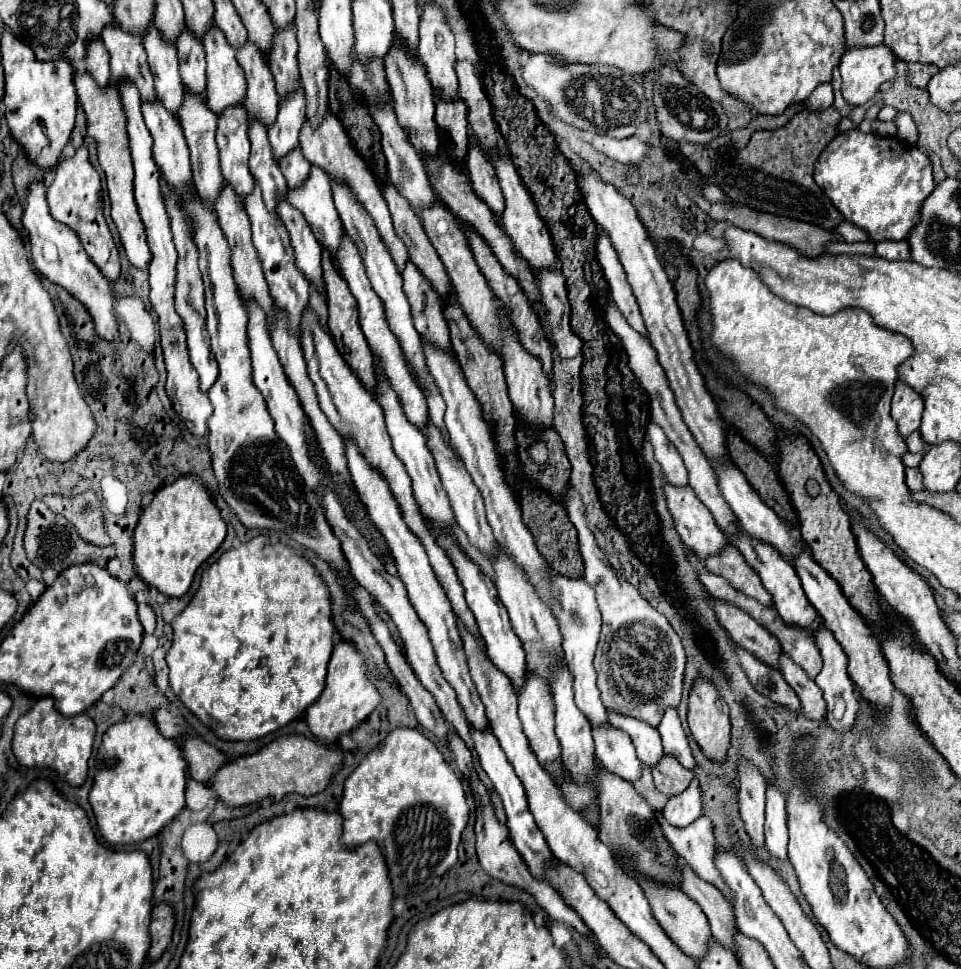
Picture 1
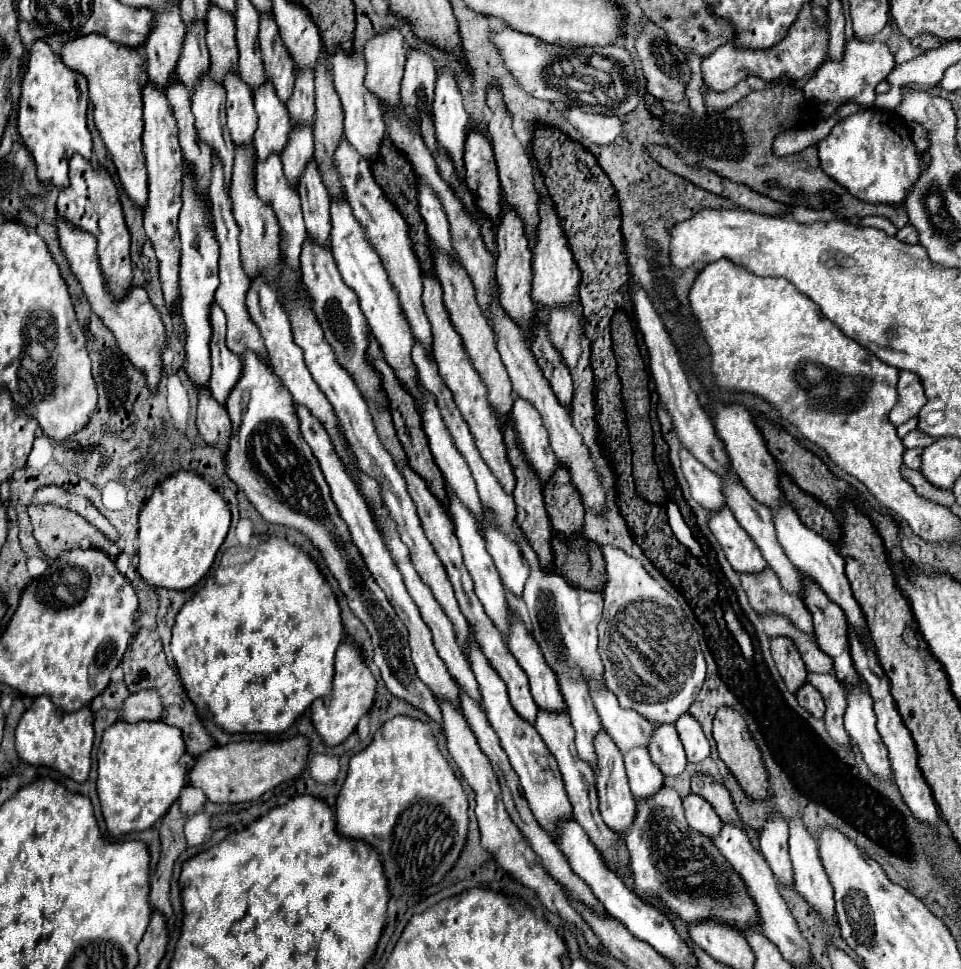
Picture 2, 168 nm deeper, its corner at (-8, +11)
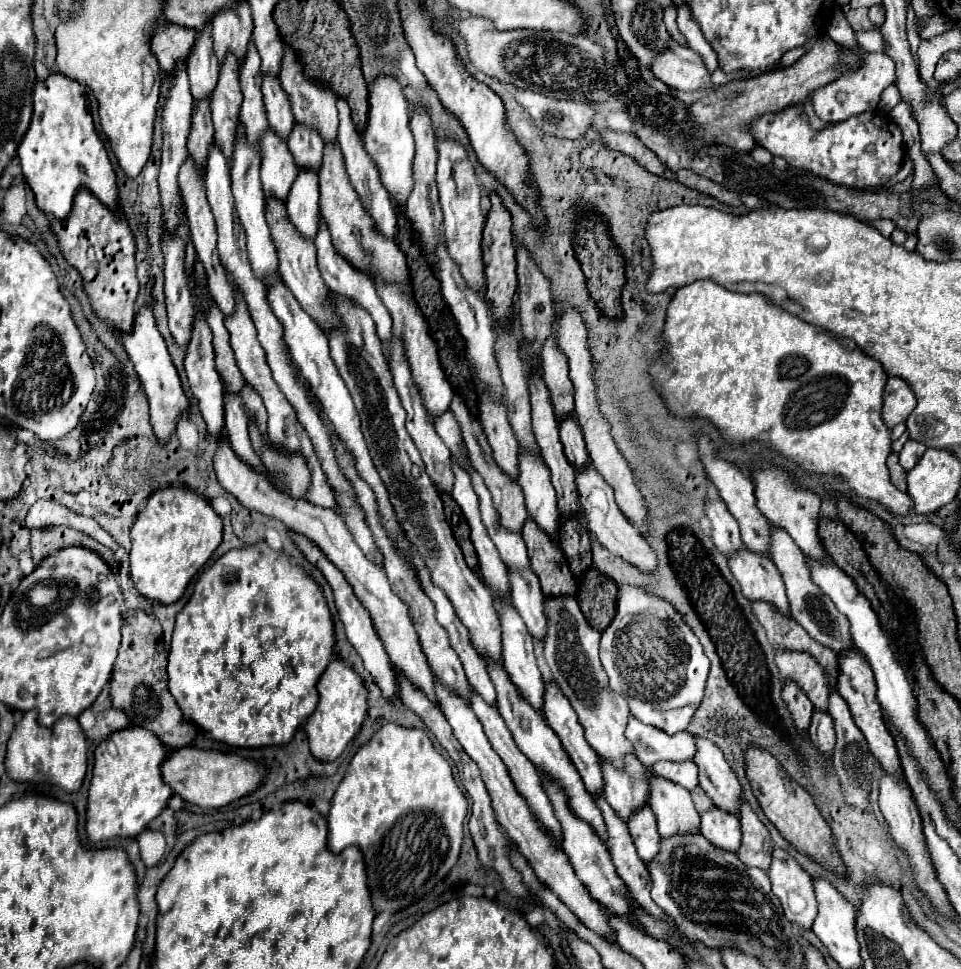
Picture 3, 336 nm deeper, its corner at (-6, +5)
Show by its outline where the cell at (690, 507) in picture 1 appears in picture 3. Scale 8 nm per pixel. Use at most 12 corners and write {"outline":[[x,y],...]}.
{"outline":[[742,548],[728,566],[748,600],[790,614],[782,576],[768,556]]}

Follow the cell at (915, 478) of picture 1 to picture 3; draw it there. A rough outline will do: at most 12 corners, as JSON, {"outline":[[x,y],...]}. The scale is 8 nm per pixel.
{"outline":[[908,440],[902,448],[900,466],[908,472],[922,458],[926,446]]}

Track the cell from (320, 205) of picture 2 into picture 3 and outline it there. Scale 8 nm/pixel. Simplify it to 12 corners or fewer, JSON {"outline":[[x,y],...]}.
{"outline":[[324,220],[314,238],[332,292],[366,308],[380,340],[392,318],[366,272],[338,254]]}

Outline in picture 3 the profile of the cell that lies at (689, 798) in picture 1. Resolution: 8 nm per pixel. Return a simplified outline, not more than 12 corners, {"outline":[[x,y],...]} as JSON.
{"outline":[[724,810],[700,812],[700,832],[722,850],[740,846],[740,822]]}

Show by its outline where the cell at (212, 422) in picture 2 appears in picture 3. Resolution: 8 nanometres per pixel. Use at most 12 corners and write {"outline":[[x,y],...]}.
{"outline":[[216,438],[220,486],[310,538],[370,612],[392,664],[434,704],[406,604],[344,522],[288,498]]}

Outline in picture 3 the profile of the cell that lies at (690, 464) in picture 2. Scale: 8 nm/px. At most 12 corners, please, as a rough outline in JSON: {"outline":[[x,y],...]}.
{"outline":[[708,496],[704,514],[712,540],[730,556],[744,546],[724,502]]}

